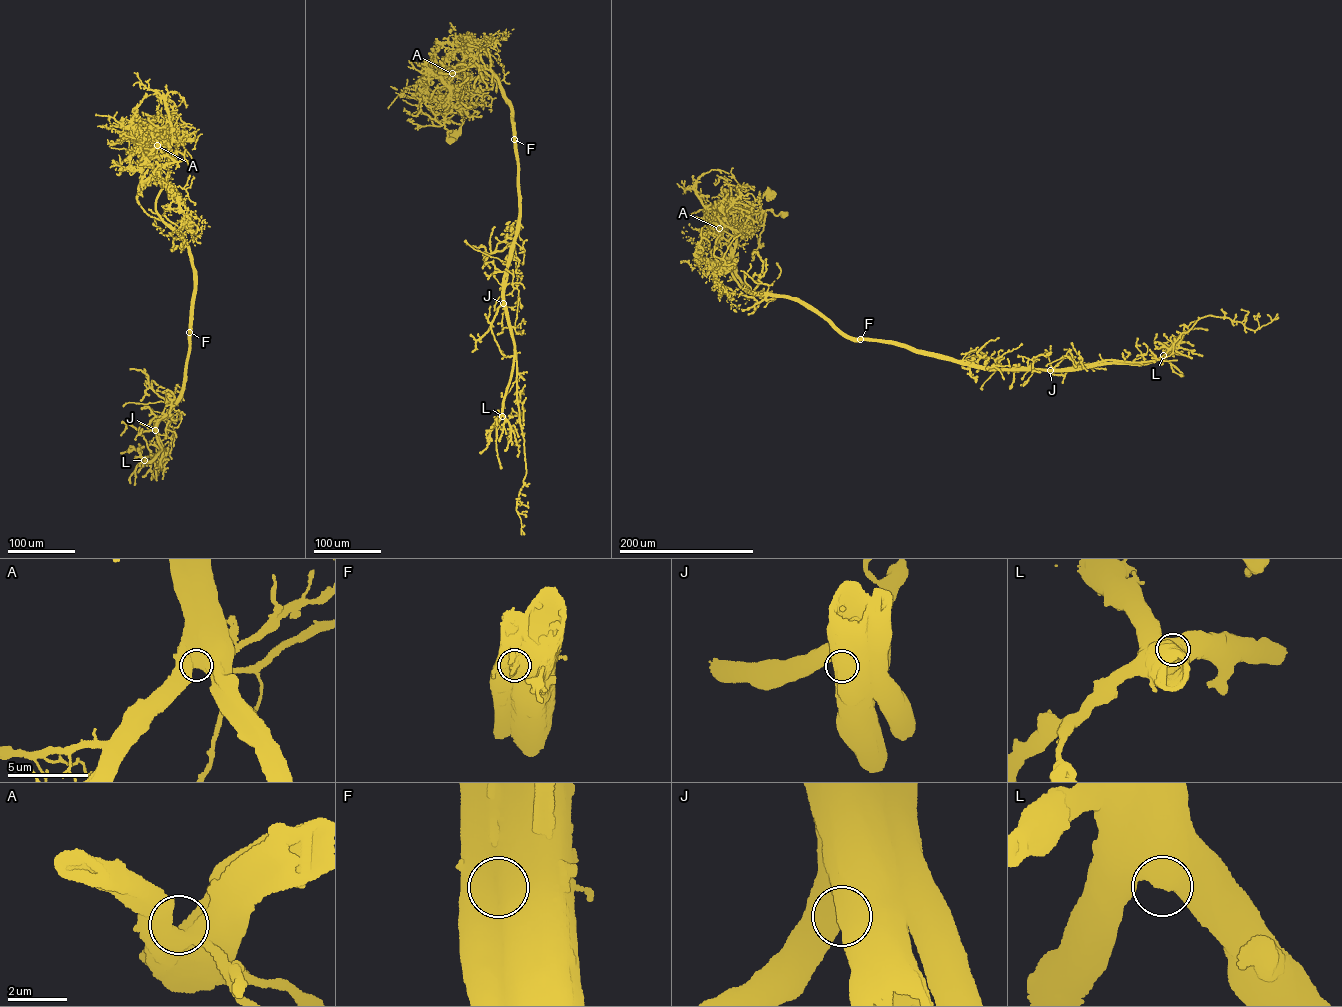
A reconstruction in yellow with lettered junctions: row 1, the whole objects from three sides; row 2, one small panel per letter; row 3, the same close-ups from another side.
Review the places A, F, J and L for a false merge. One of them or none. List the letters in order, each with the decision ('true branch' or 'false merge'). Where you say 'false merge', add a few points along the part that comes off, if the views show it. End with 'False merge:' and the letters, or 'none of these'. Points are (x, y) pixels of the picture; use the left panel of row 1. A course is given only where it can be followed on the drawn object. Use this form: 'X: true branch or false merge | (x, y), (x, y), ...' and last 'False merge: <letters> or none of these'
A: true branch
F: false merge | (189, 332), (180, 393), (157, 427), (163, 447), (159, 467), (167, 450), (157, 462), (151, 478), (158, 474)
J: true branch
L: true branch
False merge: F

